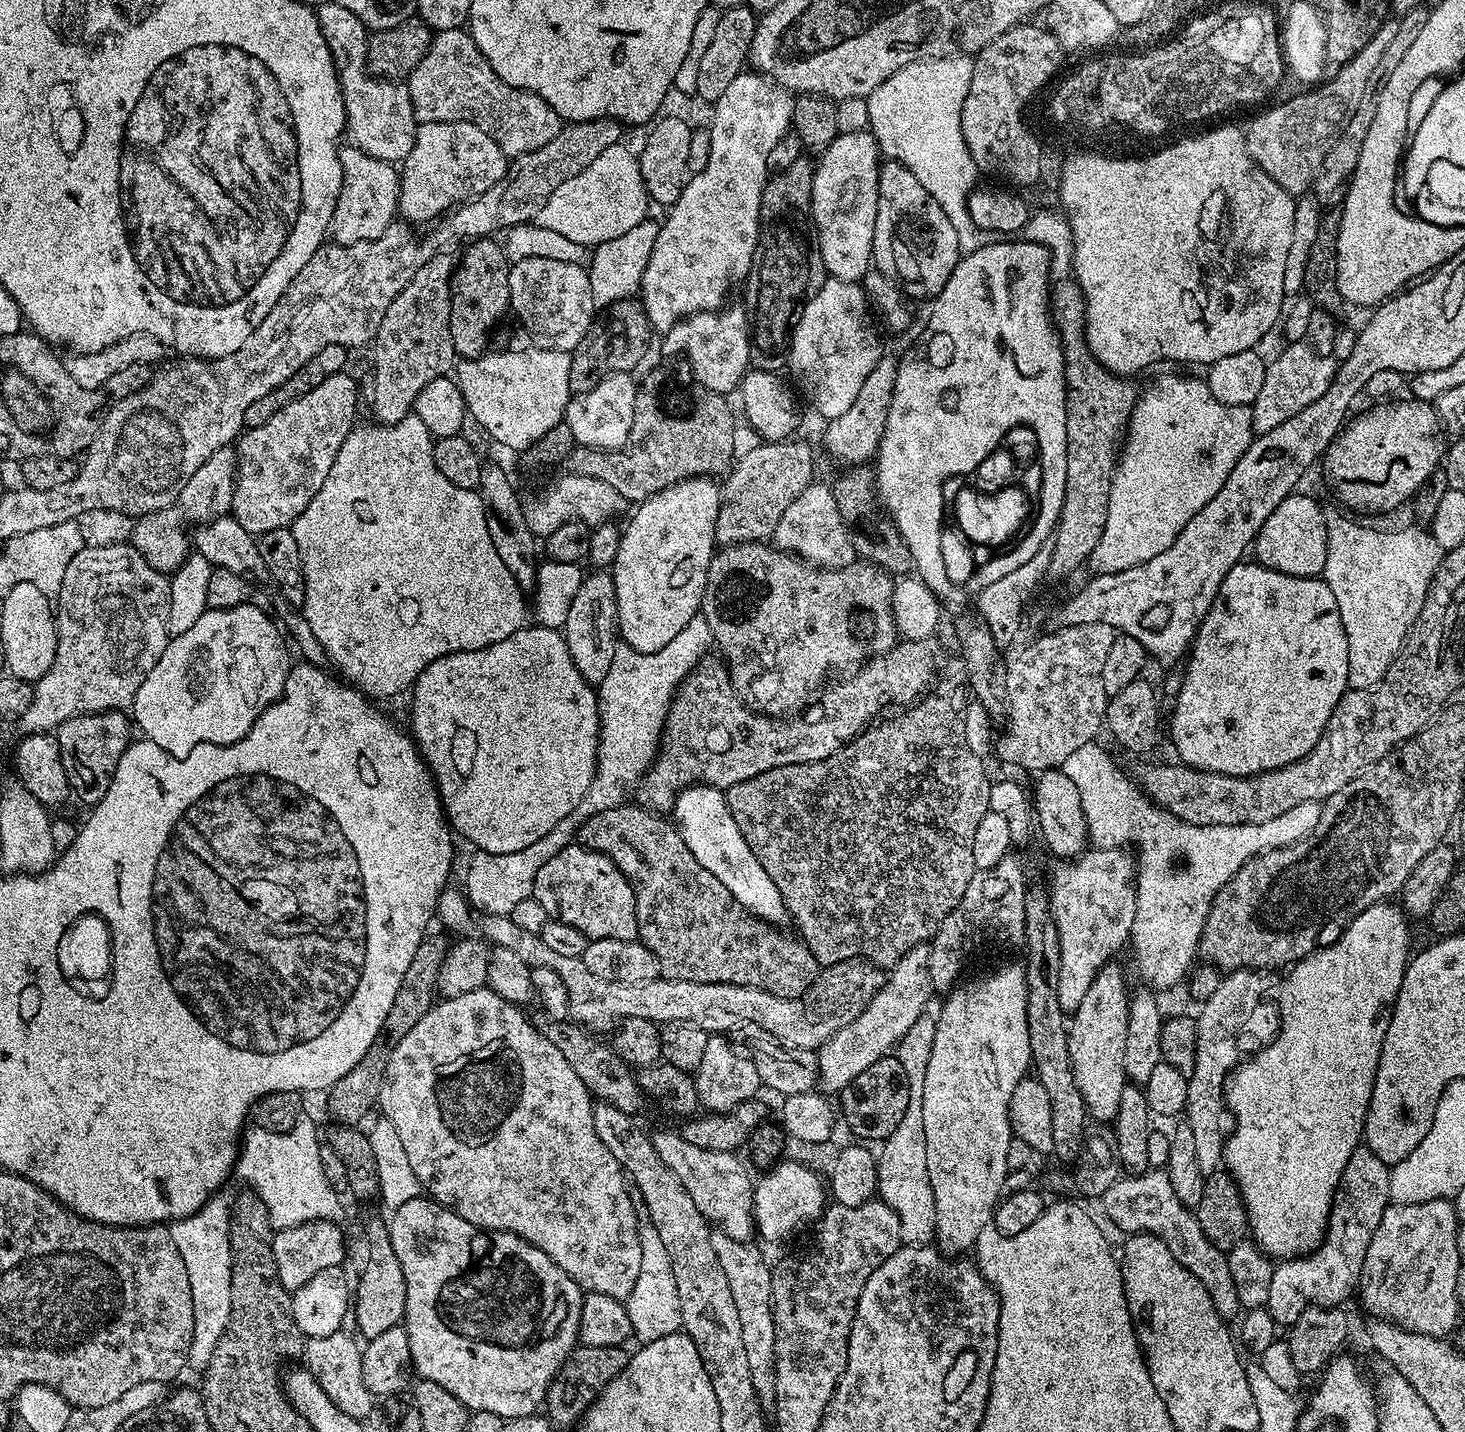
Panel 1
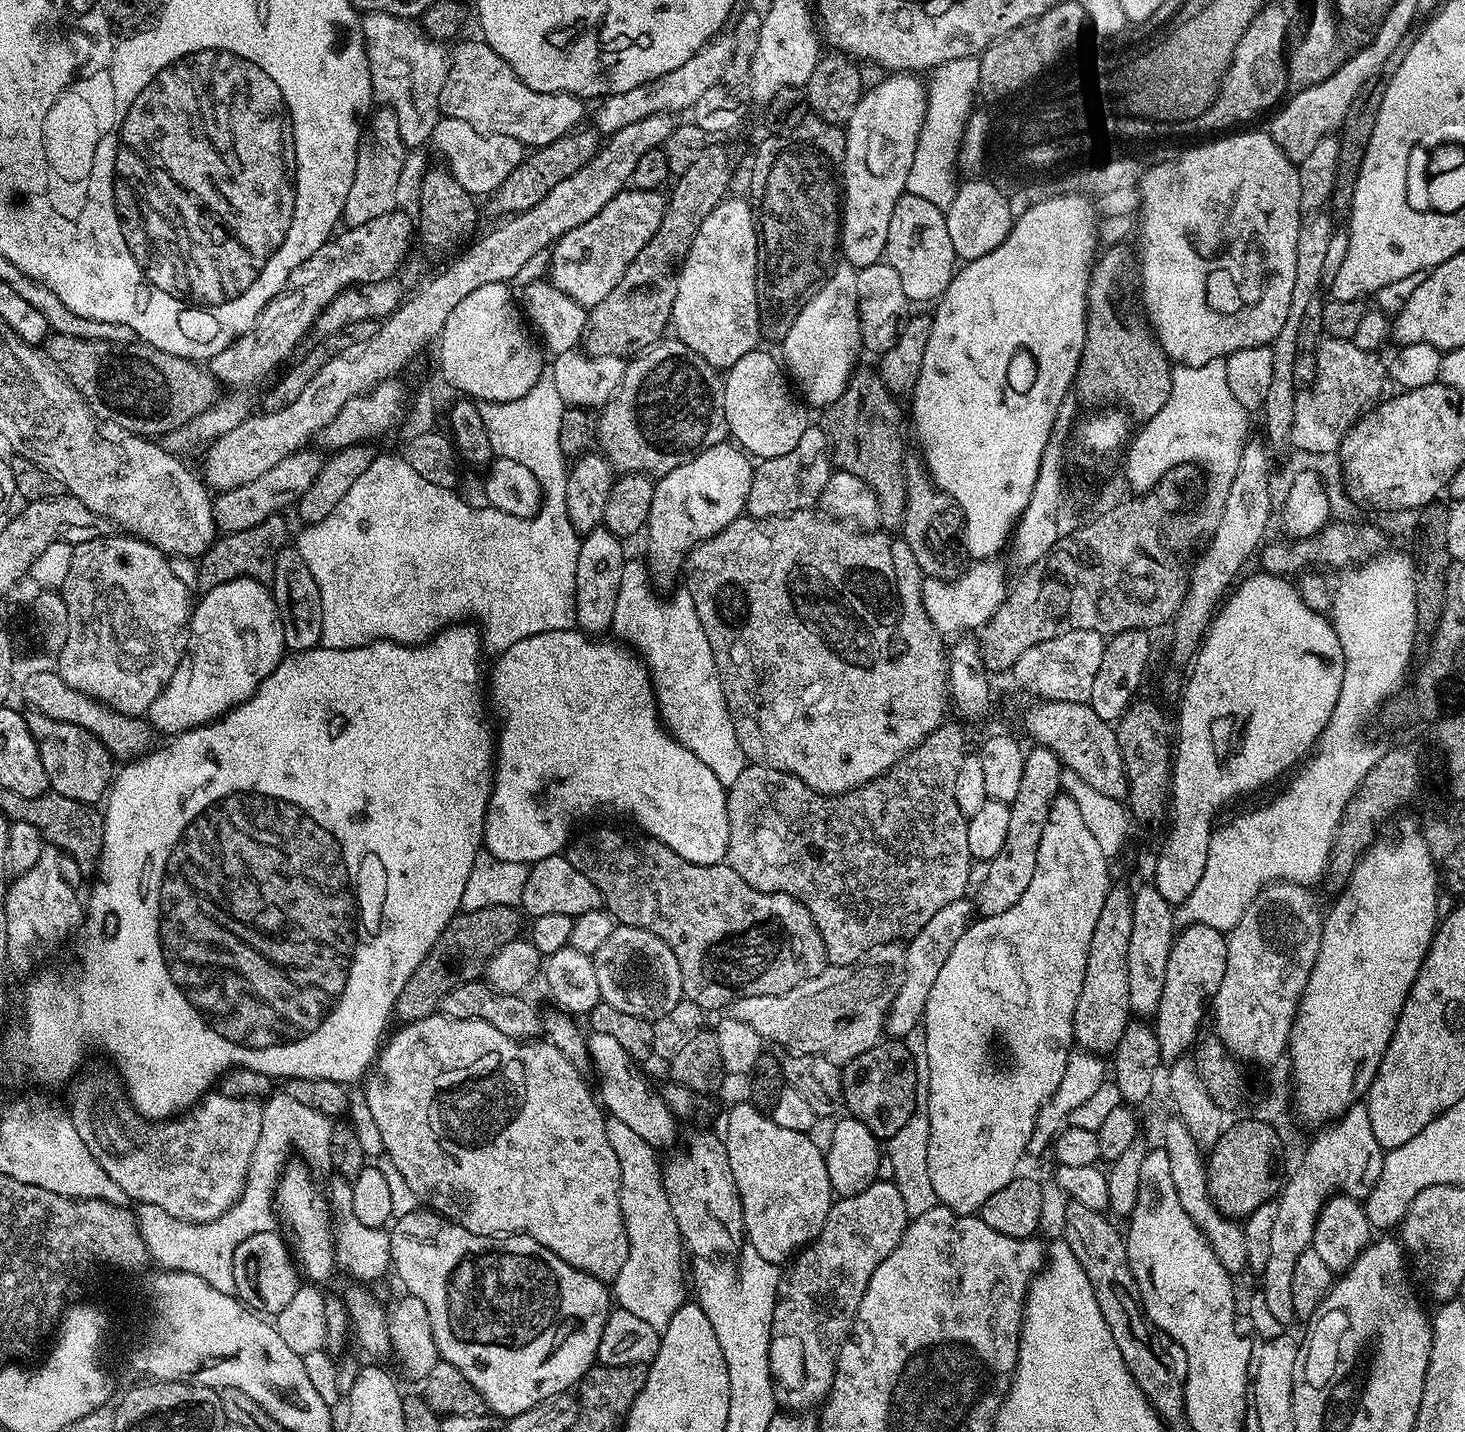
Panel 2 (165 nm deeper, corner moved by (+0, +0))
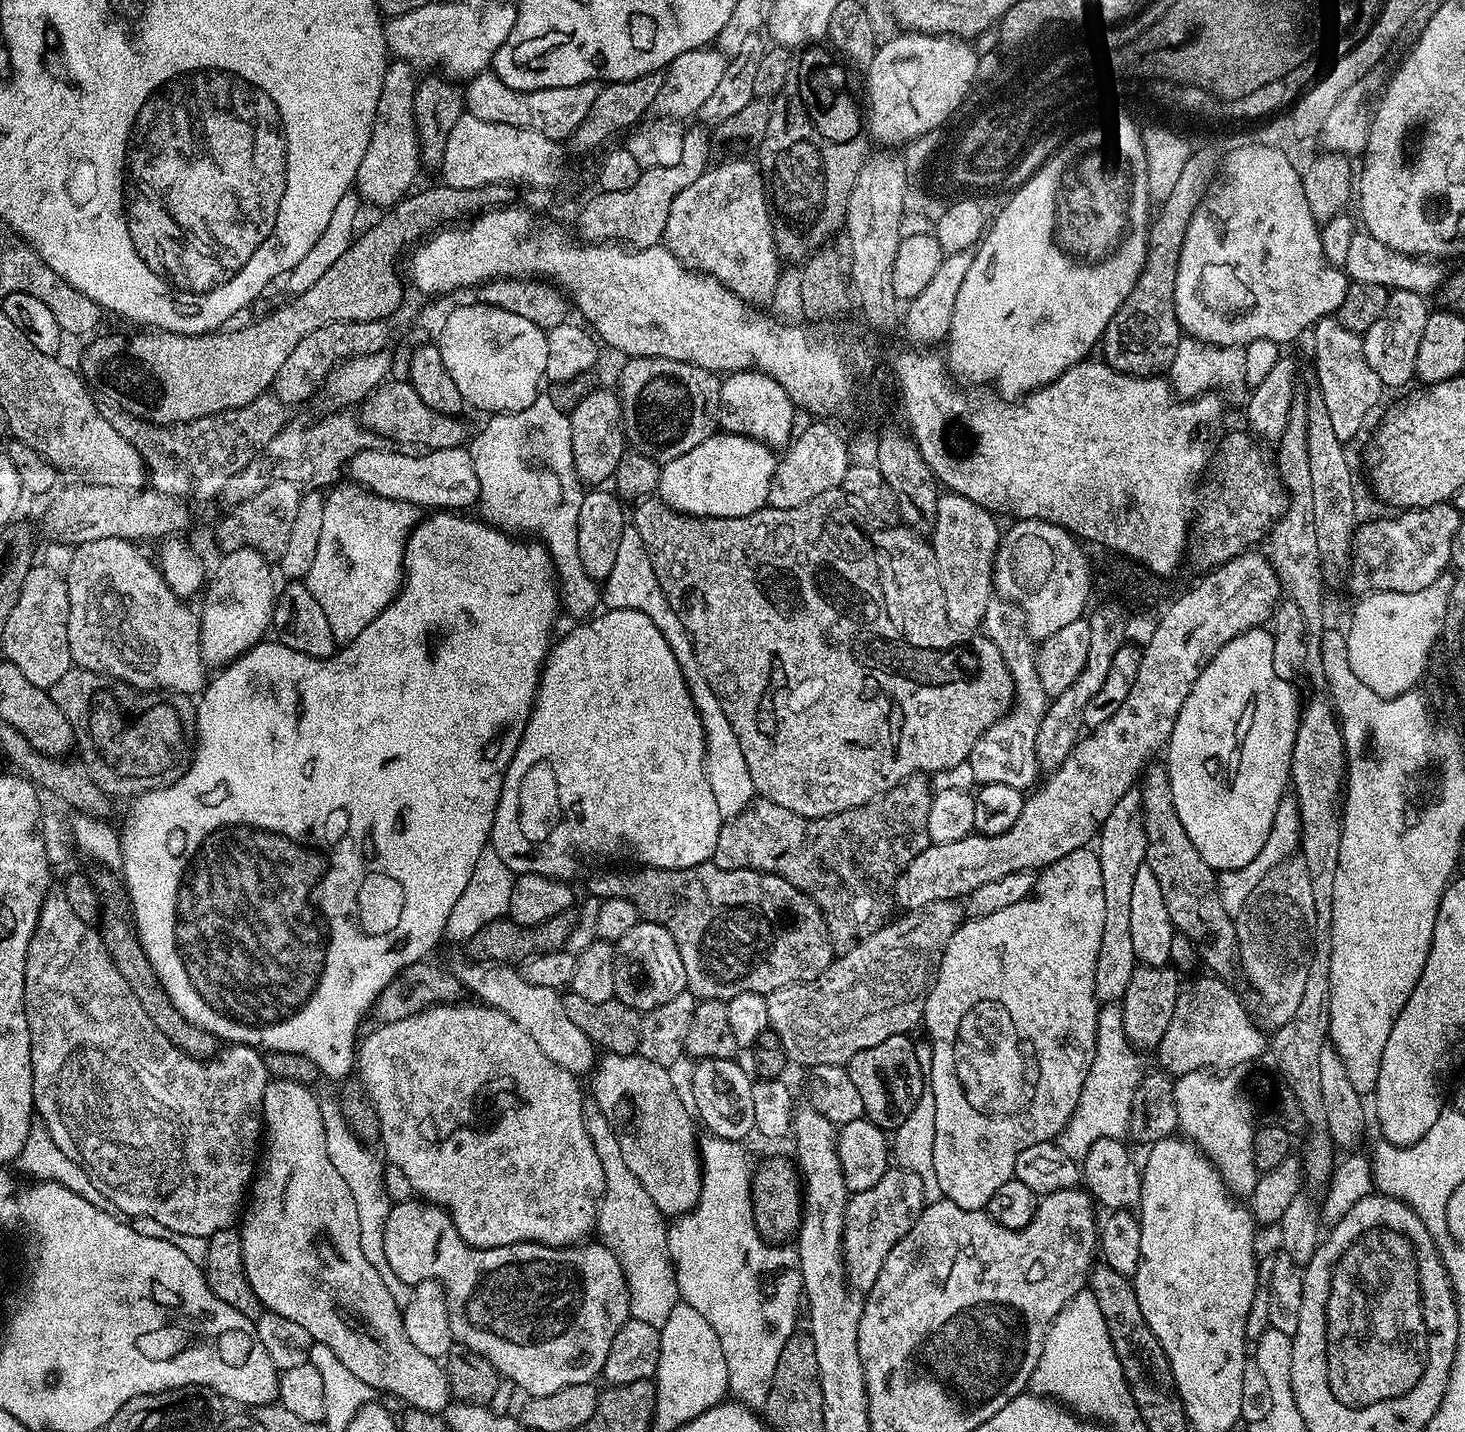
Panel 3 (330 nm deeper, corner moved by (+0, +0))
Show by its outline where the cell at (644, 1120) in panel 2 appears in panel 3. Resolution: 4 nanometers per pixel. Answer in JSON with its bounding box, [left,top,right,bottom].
[462,962,598,1074]

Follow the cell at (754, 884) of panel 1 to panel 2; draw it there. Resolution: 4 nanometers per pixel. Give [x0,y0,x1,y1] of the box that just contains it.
[483,627,728,866]

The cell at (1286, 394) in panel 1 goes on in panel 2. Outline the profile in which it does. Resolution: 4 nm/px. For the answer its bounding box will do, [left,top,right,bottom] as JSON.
[1291,338,1386,456]

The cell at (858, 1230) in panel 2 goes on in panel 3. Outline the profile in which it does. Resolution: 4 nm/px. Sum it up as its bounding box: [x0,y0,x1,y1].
[844,1166,925,1294]

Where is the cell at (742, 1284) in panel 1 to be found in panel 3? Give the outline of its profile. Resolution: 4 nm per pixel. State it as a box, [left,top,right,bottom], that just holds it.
[591,1054,702,1218]

